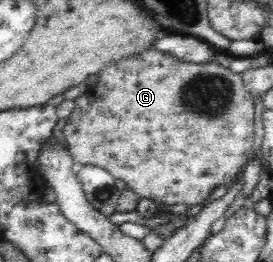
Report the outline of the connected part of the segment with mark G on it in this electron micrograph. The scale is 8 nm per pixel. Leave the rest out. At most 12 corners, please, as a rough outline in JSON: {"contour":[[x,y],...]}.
{"contour":[[150,46],[58,129],[75,167],[204,205],[253,158],[241,73]]}

